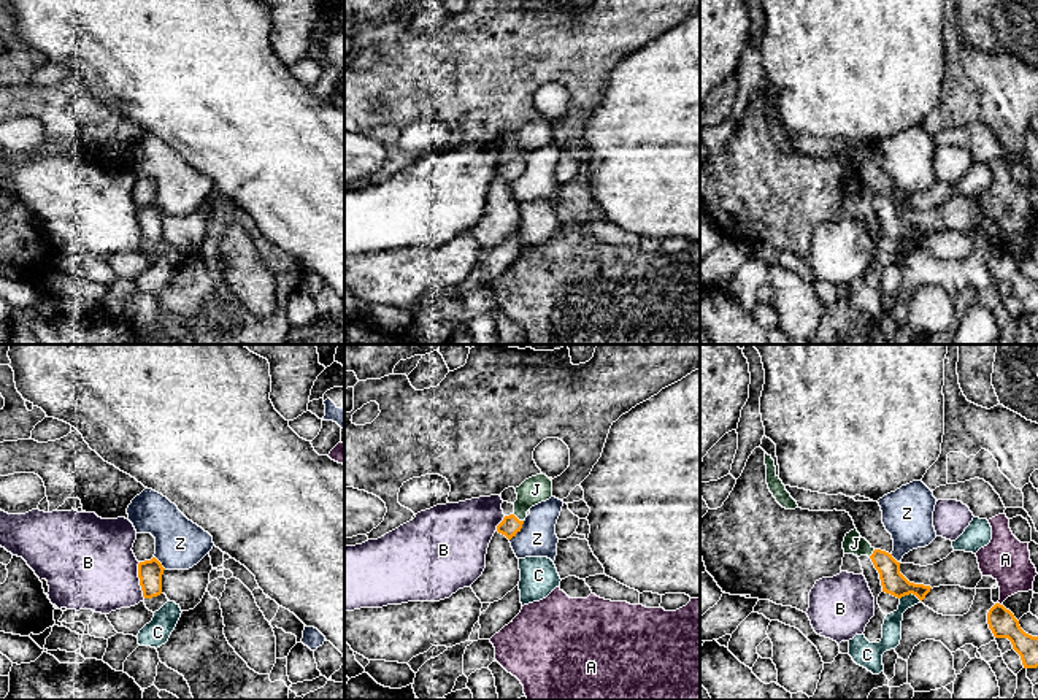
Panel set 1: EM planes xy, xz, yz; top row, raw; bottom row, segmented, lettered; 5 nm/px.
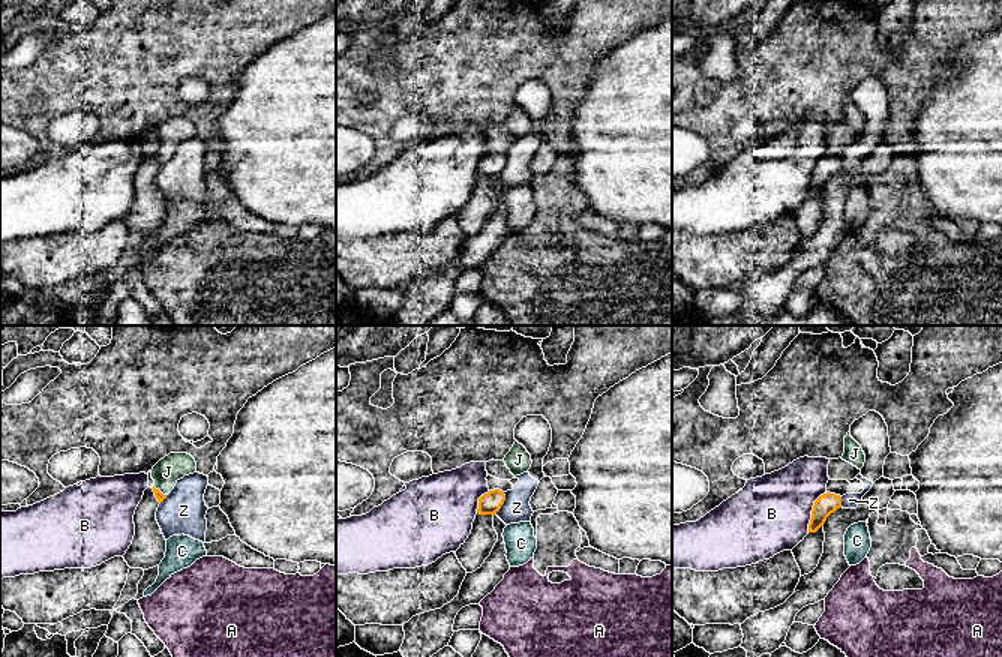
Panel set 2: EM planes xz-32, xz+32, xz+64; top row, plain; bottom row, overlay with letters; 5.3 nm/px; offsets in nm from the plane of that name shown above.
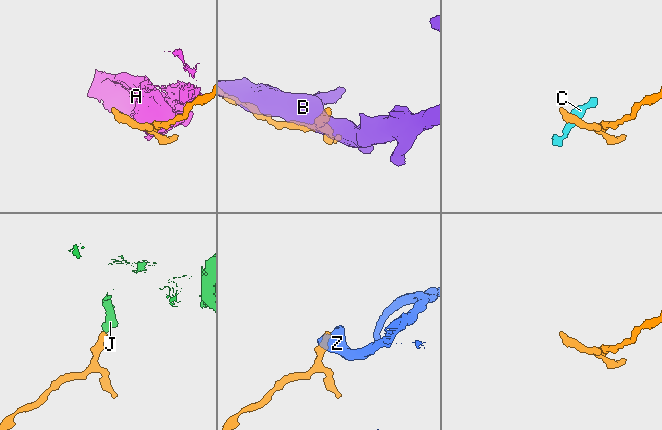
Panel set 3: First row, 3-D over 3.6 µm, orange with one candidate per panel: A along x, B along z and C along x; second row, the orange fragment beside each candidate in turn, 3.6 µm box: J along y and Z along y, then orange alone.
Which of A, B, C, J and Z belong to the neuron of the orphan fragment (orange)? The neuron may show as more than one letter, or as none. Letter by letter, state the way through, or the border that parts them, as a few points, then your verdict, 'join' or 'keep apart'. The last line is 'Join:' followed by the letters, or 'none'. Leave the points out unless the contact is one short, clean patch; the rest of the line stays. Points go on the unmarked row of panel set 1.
A: border yz (999, 246), (1002, 250); keep apart
B: border xy (138, 207), (138, 229), (145, 242); keep apart
C: border yz (900, 242), (914, 238), (921, 245); keep apart
J: way xz (510, 170), (516, 162), (521, 150), (535, 134); join
Z: border xz (524, 165), (522, 172), (510, 184); keep apart
Join: J

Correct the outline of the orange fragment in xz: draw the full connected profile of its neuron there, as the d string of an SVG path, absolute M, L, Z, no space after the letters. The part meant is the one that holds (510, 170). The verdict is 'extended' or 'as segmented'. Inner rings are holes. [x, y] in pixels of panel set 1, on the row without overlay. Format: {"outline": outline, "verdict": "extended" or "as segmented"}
{"outline": "M536 119L525 124L519 132L516 132L517 144L514 149L514 157L505 160L497 170L497 176L505 179L508 184L521 176L522 168L527 162L527 156L552 141L552 125L546 119Z", "verdict": "extended"}

